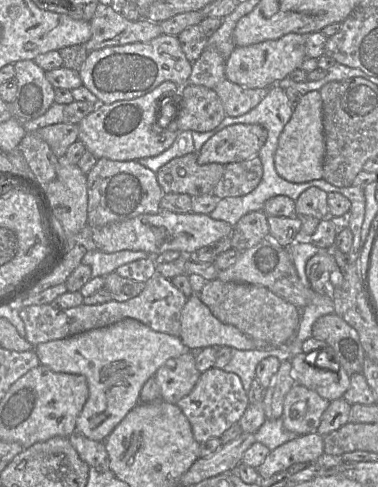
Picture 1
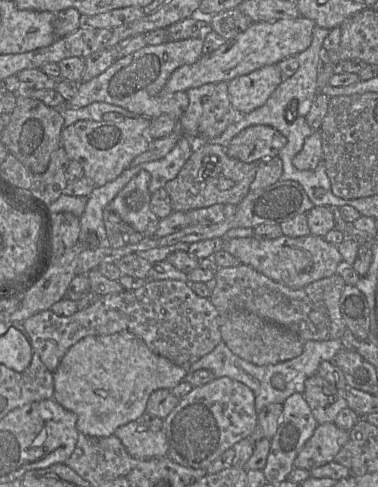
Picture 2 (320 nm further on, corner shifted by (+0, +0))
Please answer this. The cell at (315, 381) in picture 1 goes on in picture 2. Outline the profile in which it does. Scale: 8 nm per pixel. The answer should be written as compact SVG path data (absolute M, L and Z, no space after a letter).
M318 374L306 379L303 396L318 424L333 423L337 414L348 407L344 391Z

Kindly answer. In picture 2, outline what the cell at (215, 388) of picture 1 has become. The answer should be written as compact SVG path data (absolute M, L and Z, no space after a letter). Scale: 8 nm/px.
M230 377L215 378L194 387L163 419L162 431L169 443L167 457L186 467L206 469L235 443L249 437L257 423L253 391Z

